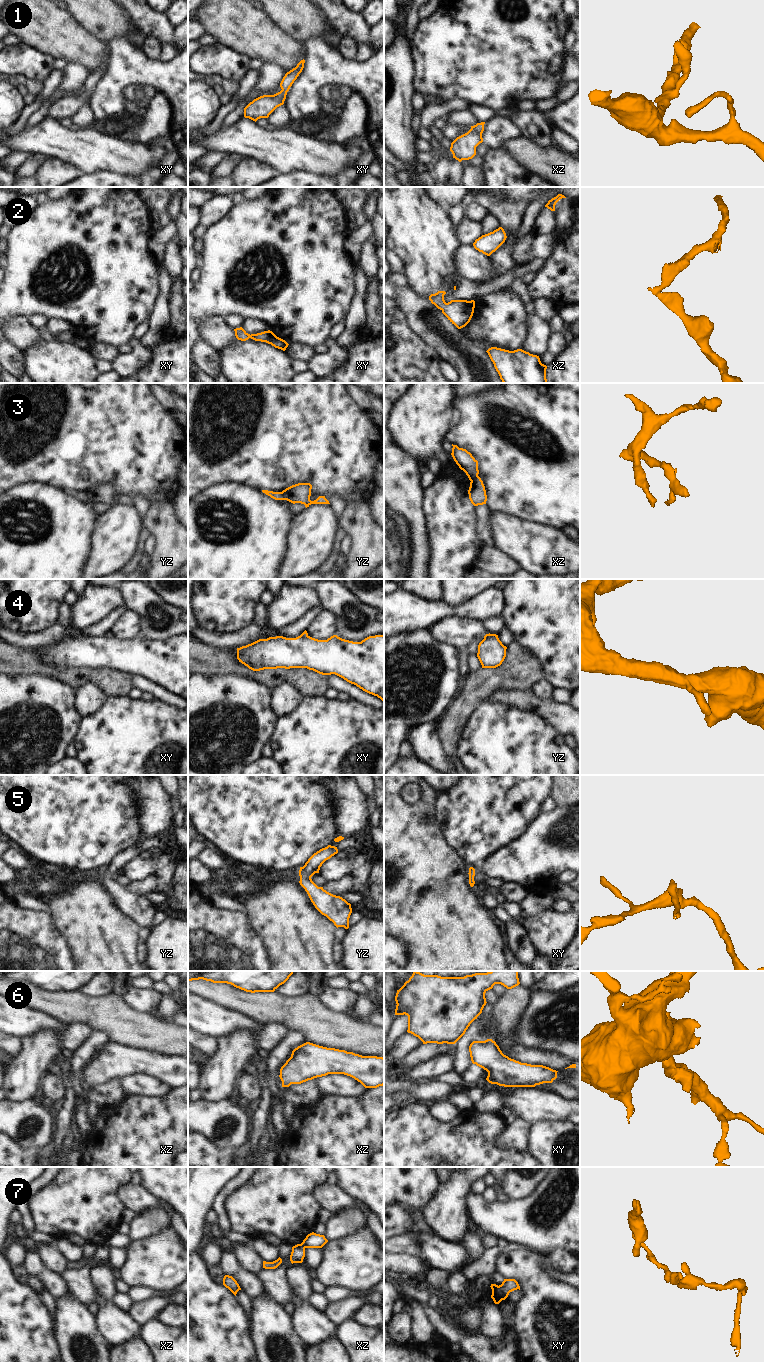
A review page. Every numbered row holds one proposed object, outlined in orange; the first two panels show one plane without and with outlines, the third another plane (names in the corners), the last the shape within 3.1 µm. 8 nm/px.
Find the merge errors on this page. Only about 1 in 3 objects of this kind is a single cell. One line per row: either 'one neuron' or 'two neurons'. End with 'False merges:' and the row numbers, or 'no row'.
1: one neuron
2: one neuron
3: two neurons
4: two neurons
5: one neuron
6: one neuron
7: two neurons
False merges: 3, 4, 7

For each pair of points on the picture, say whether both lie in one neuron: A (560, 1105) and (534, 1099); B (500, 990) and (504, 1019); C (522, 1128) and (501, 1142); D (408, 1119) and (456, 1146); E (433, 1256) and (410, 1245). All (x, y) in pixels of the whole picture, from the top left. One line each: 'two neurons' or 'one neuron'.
A: one neuron
B: two neurons
C: one neuron
D: one neuron
E: two neurons

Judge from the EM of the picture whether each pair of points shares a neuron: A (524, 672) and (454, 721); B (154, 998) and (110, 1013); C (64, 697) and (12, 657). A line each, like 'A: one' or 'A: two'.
A: one
B: two
C: two

